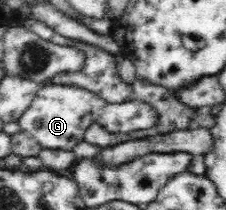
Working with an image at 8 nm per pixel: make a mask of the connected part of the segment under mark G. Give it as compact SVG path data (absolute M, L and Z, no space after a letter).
M47 83L38 89L32 105L24 110L17 122L20 131L30 134L43 149L73 151L84 141L85 131L90 126L106 126L112 134L123 134L127 138L131 131L151 128L154 119L154 111L148 104L136 101L109 104L85 88Z

